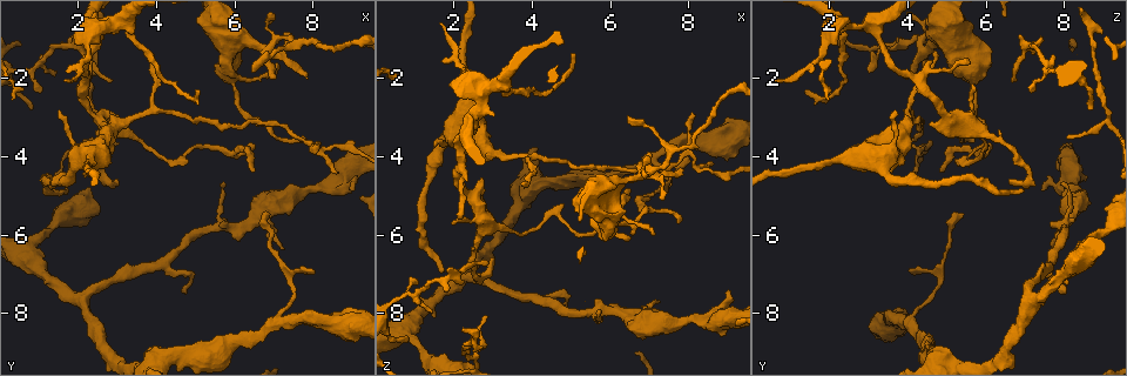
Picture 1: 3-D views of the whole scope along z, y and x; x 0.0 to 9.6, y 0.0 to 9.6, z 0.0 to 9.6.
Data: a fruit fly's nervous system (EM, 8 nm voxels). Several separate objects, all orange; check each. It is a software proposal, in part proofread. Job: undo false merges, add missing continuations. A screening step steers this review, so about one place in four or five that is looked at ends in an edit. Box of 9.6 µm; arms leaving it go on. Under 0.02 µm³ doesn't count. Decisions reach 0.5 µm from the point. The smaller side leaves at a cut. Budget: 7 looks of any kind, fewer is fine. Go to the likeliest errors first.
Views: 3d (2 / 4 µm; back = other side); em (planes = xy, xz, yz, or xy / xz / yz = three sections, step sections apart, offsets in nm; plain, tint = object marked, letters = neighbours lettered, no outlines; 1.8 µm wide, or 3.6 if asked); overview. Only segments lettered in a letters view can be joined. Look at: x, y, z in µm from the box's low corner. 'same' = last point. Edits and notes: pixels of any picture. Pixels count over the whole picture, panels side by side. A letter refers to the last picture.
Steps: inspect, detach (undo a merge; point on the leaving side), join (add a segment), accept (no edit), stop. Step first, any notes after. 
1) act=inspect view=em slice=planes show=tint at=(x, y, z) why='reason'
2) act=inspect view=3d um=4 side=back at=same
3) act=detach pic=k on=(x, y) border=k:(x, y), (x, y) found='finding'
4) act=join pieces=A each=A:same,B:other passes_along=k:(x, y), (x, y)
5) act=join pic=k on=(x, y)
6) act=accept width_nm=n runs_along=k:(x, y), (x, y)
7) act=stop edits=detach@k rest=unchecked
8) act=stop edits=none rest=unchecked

act=inspect view=3d um=4 at=(2.65, 3.50, 5.00) why='branch stops here'

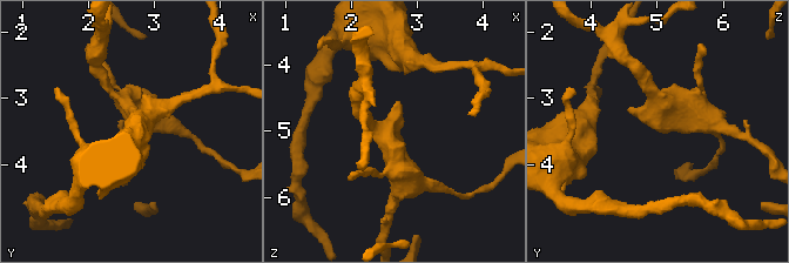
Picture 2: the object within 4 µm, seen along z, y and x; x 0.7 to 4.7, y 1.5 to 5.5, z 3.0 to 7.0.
act=inspect view=em slice=planes show=plain at=(2.70, 3.45, 5.00)

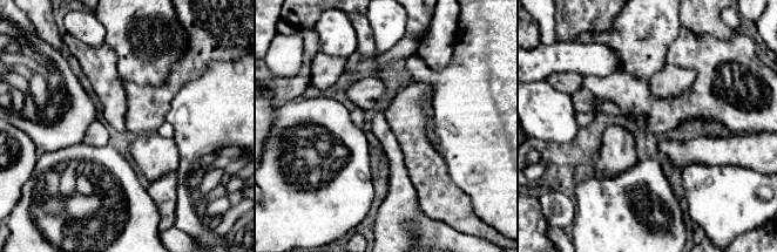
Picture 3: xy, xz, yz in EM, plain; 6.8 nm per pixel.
act=inspect view=em slice=planes show=letters at=same

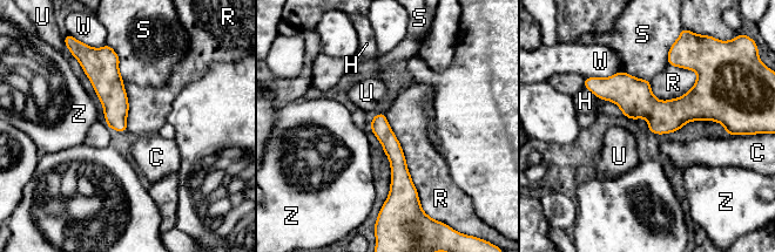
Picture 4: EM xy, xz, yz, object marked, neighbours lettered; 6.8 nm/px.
act=accept longest_contact=R:360nm each=C:other,H:other,R:other,S:other,U:other,W:other,Z:other runs_along=4:(592, 87), (721, 118) found='none of them fits'

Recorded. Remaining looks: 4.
act=inspect view=em slice=xz step=8 show=tint at=(2.95, 0.65, 2.20) why='abrupt turn'

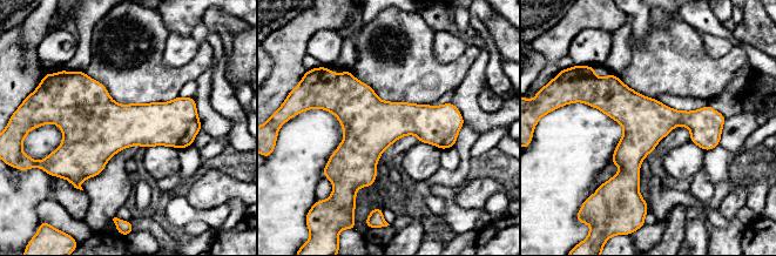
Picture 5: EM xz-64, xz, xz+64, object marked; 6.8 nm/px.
act=inspect view=em slice=planes show=tint at=same why='another direction'

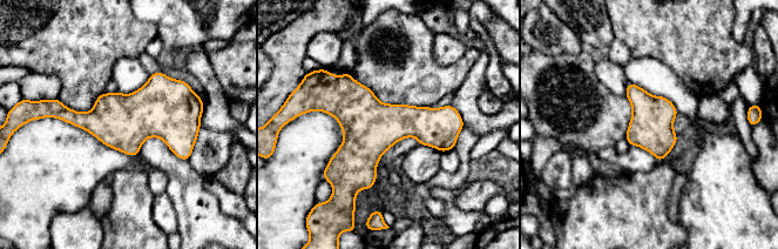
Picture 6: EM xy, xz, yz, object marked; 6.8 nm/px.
act=inspect view=em slice=planes show=letters at=same

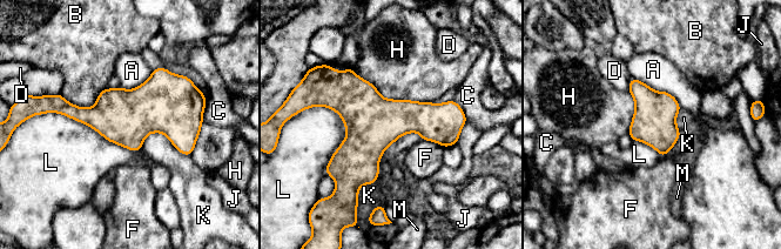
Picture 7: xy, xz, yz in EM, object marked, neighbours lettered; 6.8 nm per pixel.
act=accept longest_contact=L:700nm each=A:other,B:other,C:other,D:other,F:other,H:other,J:other,K:other,L:other,M:other border=7:(418, 132), (357, 196) found='all the same neuron'

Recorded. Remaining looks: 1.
act=stop edits=none rest=unchecked

